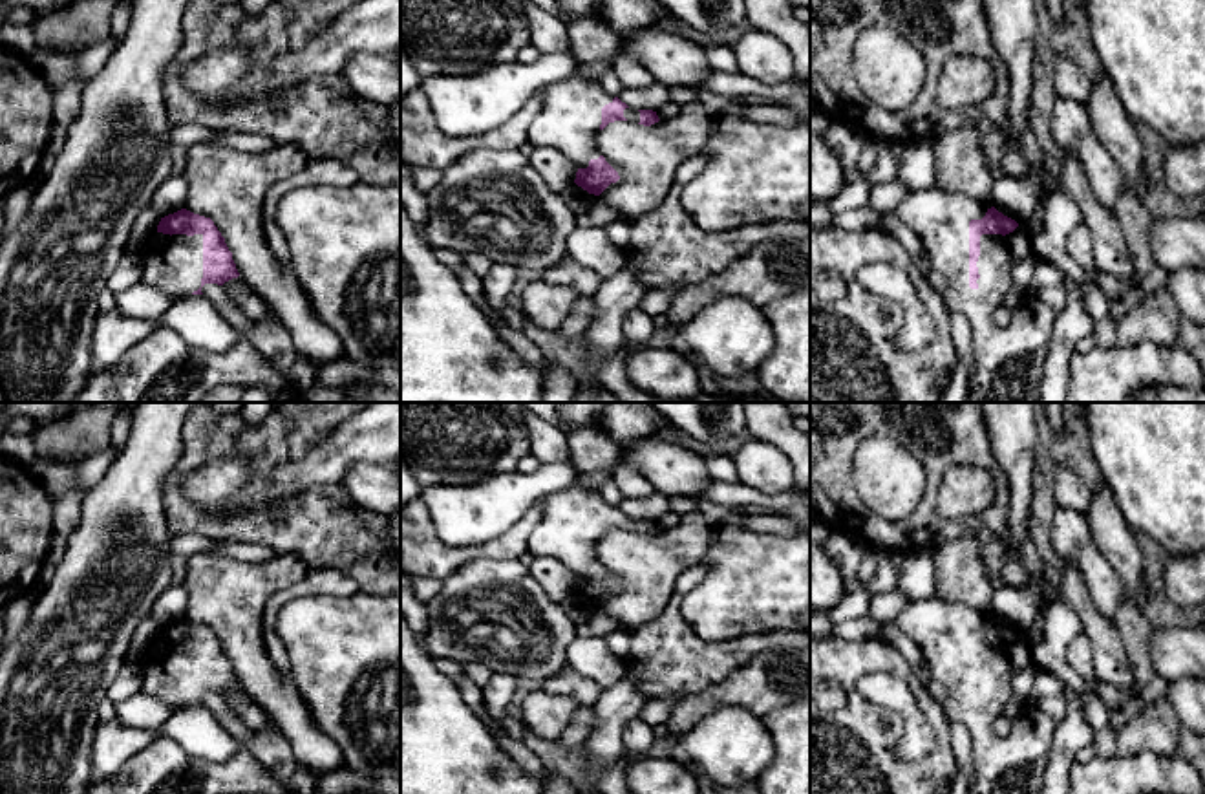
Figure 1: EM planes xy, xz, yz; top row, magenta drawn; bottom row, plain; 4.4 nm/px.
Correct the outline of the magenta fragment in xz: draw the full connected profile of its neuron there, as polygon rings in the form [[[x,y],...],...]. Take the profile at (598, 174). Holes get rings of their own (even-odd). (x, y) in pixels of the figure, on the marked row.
[[[571,77],[541,90],[541,110],[528,126],[528,143],[565,154],[576,166],[574,183],[600,196],[618,172],[598,152],[598,132],[609,123],[631,121],[644,126],[658,123],[653,110],[633,110],[600,84]]]

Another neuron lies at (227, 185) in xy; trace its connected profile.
[[[199,143],[188,148],[181,177],[188,187],[185,209],[214,221],[240,276],[285,326],[298,355],[322,366],[342,359],[344,344],[313,313],[291,262],[282,263],[269,249],[261,214],[267,190],[304,170],[307,163],[307,156],[293,145],[247,154]]]

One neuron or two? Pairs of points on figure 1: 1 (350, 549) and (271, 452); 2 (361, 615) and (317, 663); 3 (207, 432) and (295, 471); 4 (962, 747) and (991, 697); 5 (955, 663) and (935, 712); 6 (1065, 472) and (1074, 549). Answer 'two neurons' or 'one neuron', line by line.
1: one neuron
2: one neuron
3: two neurons
4: two neurons
5: two neurons
6: two neurons

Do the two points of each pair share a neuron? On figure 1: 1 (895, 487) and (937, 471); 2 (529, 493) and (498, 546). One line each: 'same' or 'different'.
1: different
2: different

